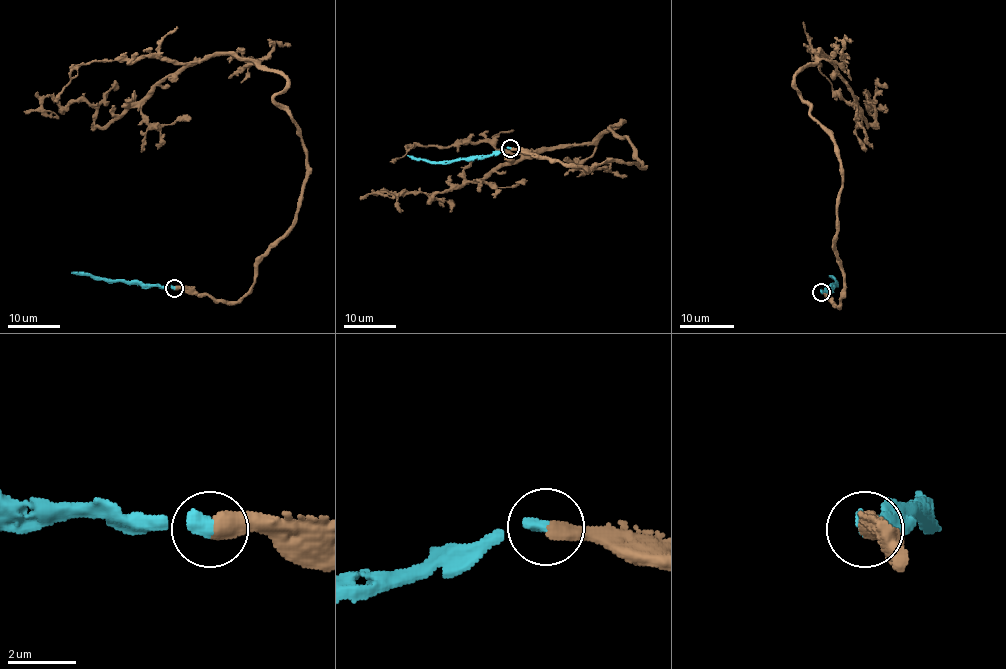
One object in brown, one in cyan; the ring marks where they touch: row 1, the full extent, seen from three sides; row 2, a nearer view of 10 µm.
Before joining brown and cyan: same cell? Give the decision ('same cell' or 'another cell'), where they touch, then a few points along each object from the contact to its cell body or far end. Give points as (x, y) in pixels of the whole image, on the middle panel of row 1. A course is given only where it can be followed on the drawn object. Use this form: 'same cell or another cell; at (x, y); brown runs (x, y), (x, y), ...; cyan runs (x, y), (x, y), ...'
same cell; at (510, 148); brown runs (510, 148), (642, 167), (609, 128), (622, 122), (431, 200), (377, 192), (394, 198); cyan runs (510, 148), (486, 155), (440, 162), (427, 162), (407, 155)

